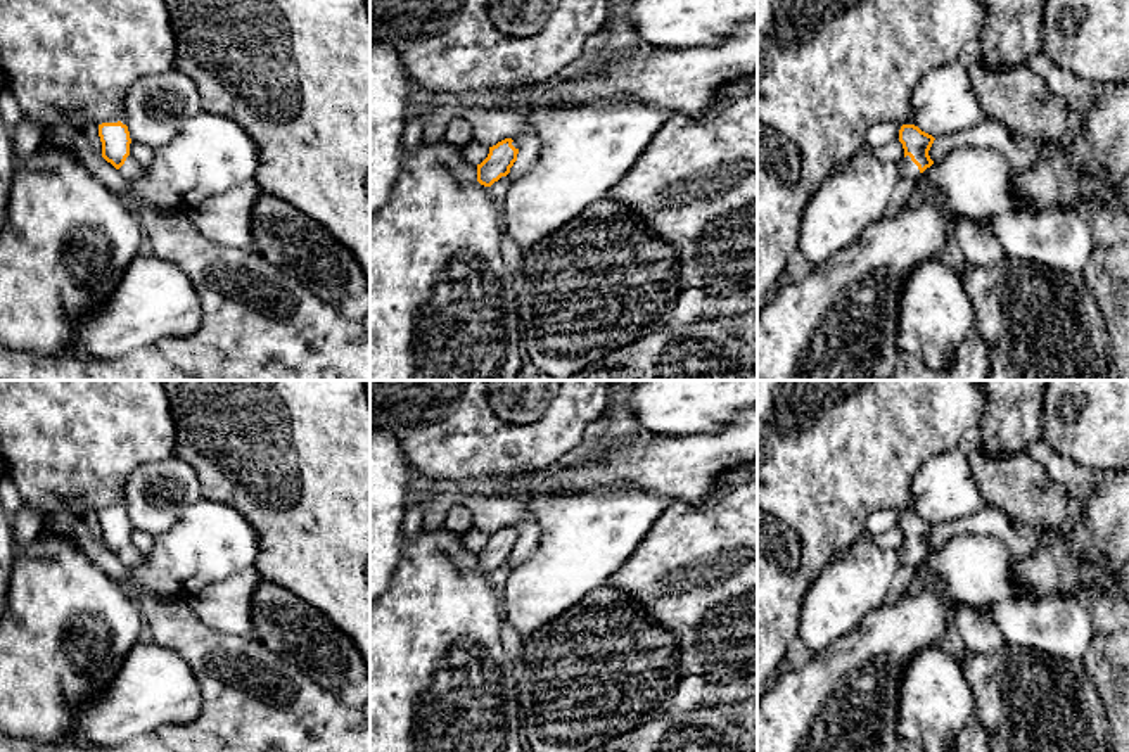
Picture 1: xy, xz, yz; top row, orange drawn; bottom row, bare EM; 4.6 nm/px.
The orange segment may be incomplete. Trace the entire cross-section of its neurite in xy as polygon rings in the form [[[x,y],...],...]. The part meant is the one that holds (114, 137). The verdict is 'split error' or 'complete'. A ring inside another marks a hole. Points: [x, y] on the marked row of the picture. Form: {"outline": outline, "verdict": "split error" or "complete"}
{"outline": [[[121,121],[102,123],[99,124],[99,137],[102,142],[102,157],[111,163],[124,180],[135,182],[144,175],[145,168],[130,156],[131,138],[126,124]]], "verdict": "split error"}

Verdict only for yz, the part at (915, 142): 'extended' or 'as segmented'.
extended

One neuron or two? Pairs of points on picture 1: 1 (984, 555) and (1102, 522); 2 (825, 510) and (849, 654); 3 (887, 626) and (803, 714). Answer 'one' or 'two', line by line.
1: two
2: two
3: one

